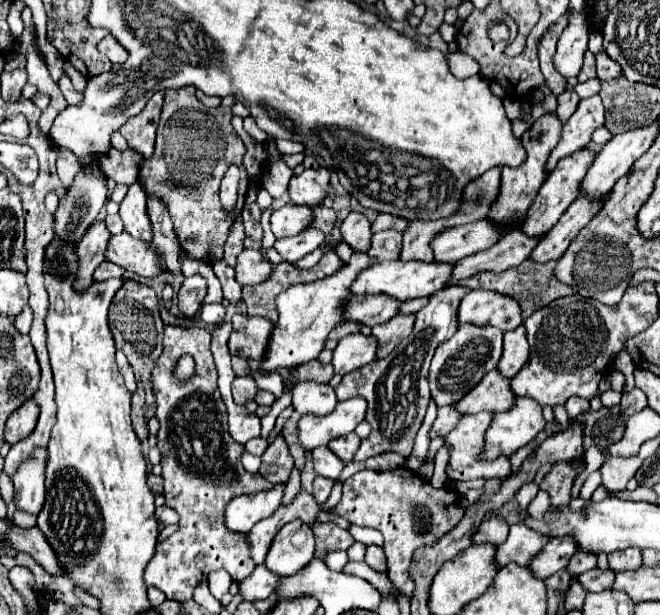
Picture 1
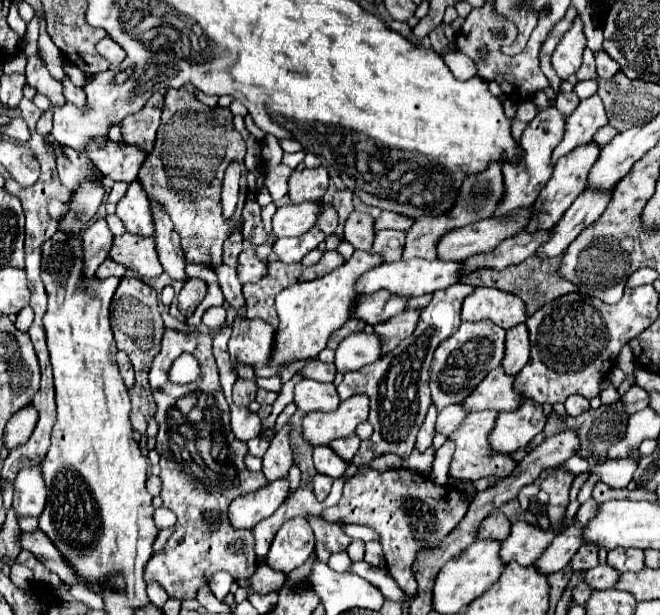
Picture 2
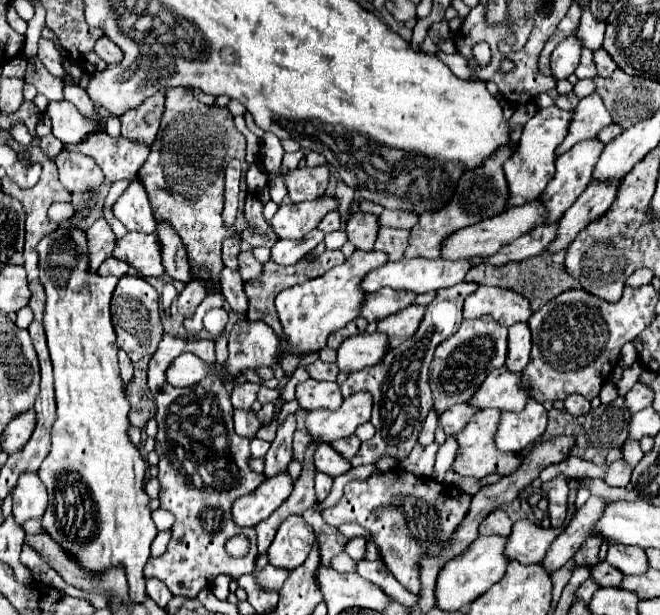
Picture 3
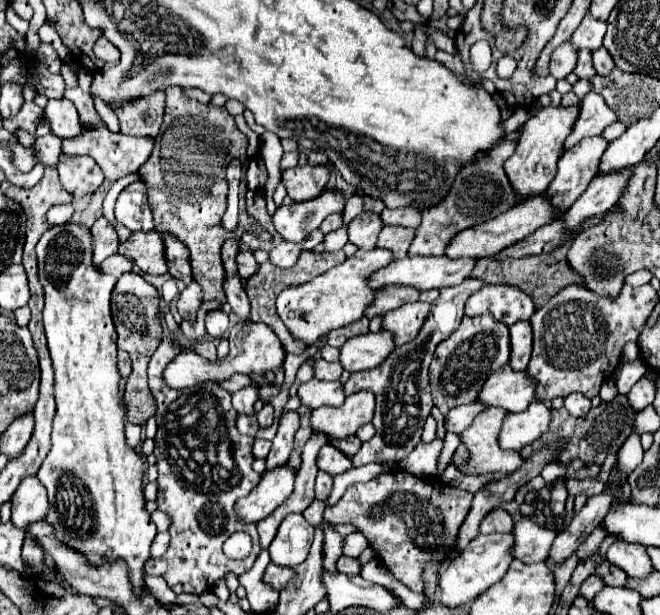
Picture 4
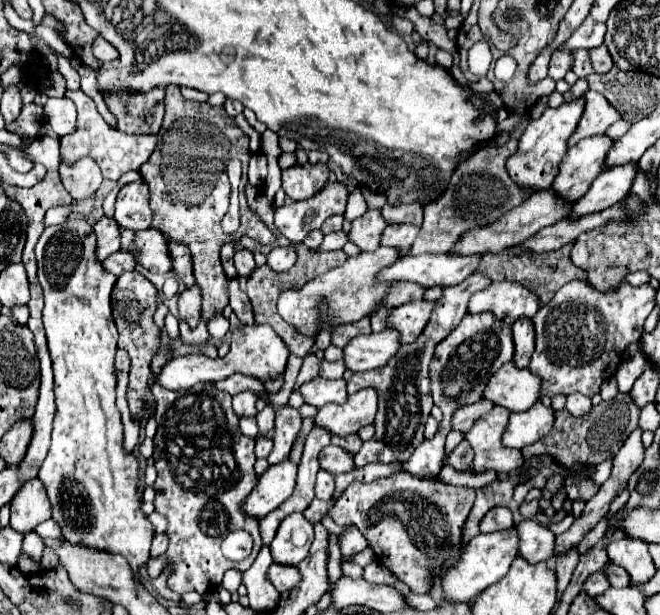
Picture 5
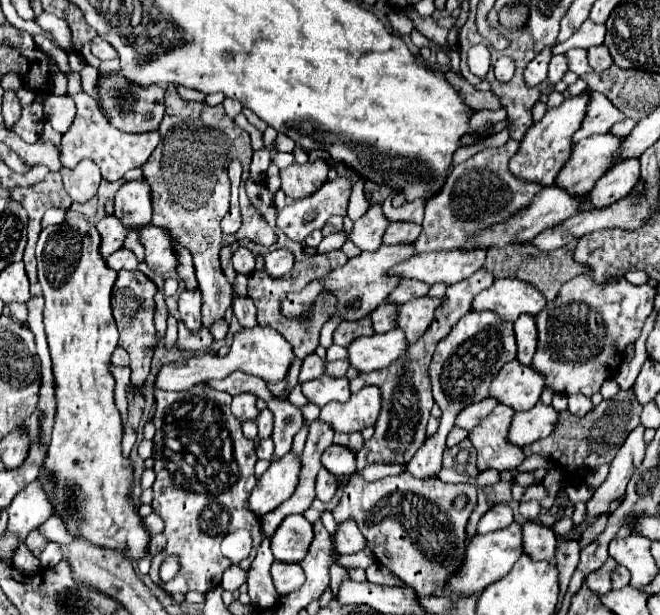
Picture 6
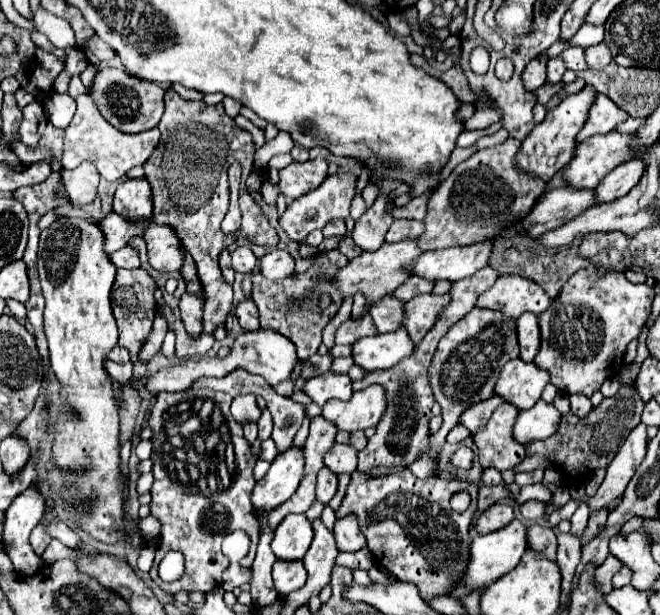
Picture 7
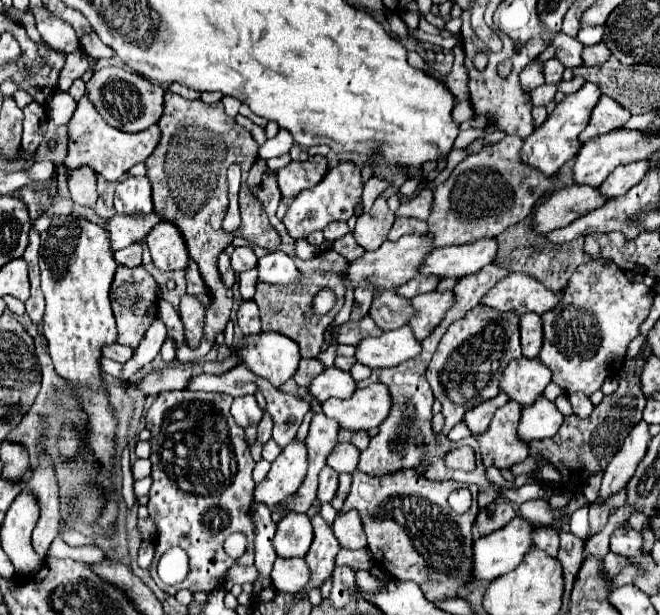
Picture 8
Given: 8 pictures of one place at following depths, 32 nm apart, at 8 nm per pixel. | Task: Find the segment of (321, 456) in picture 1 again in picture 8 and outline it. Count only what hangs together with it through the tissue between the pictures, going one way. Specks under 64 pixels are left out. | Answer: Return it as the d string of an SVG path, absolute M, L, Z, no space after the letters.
M336 444L334 450L326 458L326 464L330 468L334 468L338 474L340 472L352 474L358 464L358 454L360 454L360 450L354 444Z

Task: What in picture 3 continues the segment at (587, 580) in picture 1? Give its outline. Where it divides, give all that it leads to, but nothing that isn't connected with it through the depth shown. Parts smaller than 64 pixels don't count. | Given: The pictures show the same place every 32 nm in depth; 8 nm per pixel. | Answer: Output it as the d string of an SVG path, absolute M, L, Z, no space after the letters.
M600 562L598 566L594 566L590 570L590 578L600 588L608 588L608 586L618 586L618 582L622 580L622 572L620 570L614 570L608 562Z

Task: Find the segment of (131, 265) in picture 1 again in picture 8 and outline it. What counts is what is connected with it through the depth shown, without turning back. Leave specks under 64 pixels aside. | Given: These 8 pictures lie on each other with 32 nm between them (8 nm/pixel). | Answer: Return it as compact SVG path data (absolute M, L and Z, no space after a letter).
M170 222L156 224L148 236L148 250L152 254L152 264L160 270L182 270L188 262L186 244L178 234L178 228Z

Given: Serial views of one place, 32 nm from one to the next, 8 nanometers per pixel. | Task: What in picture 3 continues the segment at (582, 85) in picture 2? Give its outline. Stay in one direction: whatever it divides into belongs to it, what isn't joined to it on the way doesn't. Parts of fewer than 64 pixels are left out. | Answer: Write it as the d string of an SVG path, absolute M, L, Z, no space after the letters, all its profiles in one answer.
M578 80L578 84L574 86L574 94L578 98L586 98L586 96L590 96L594 92L594 88L596 88L594 80Z

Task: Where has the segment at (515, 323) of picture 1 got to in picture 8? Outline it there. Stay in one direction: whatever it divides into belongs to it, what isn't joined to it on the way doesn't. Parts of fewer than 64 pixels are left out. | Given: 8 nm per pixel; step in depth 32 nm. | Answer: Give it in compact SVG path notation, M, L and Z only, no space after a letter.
M508 274L480 298L480 304L498 312L514 312L520 316L536 312L540 316L550 310L550 306L556 306L560 296L562 292L550 294L550 290L546 290L540 282L534 282L528 274Z

